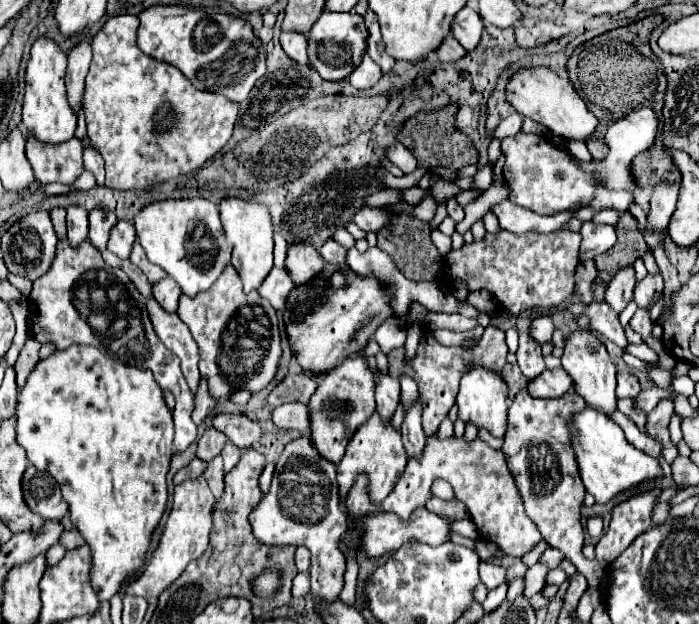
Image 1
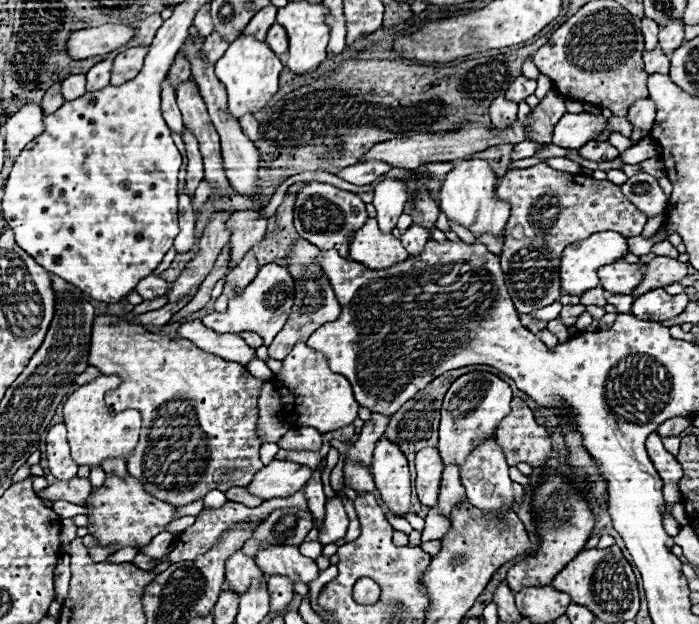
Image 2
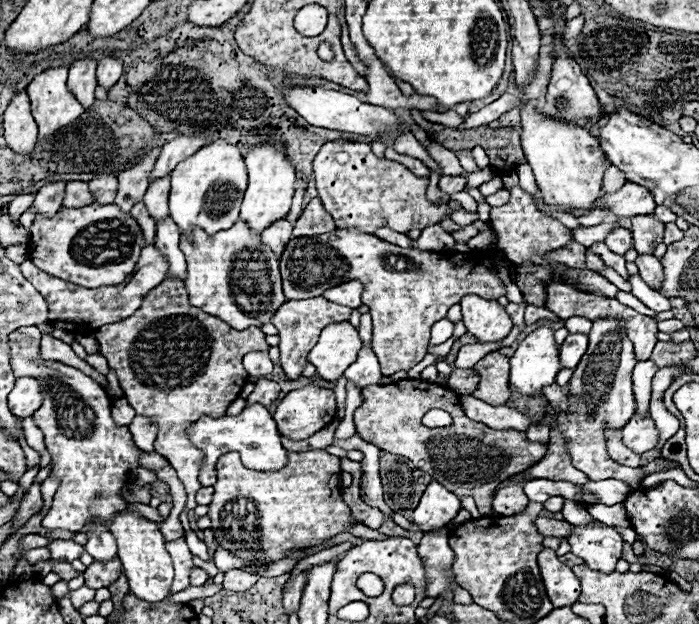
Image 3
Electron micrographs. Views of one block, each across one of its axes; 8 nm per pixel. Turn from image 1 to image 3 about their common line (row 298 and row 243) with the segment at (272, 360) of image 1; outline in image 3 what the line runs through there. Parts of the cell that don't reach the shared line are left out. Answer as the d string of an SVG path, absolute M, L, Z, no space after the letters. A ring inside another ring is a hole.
M238 220L232 228L220 230L212 236L208 236L202 228L192 226L190 238L182 234L180 250L186 254L188 264L184 284L190 294L190 304L224 320L234 330L246 330L248 326L262 326L270 322L276 306L286 302L278 272L278 256L262 242L260 234L254 234L248 228L244 220Z

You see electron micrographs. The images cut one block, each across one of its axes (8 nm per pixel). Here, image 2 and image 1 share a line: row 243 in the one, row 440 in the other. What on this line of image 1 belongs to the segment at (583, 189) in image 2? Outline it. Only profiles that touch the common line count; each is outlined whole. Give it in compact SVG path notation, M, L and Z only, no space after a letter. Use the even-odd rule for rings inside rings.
M520 390L508 408L508 430L502 452L524 498L526 514L538 524L544 540L552 548L558 548L578 568L578 572L586 576L590 592L596 596L604 570L598 562L582 556L584 528L580 520L586 490L580 478L574 446L570 444L574 442L574 436L570 434L572 416L586 408L588 404L584 404L584 398L576 392L568 392L560 398L536 399L528 394L528 390Z

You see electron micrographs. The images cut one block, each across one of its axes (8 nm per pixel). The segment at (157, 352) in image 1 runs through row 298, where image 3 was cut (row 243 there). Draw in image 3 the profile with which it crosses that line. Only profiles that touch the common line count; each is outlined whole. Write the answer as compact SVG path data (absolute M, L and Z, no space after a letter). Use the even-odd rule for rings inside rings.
M94 202L82 208L62 208L52 218L36 216L30 232L28 246L32 262L56 278L86 288L116 286L124 282L138 262L140 250L146 246L138 222L116 204L102 206Z

